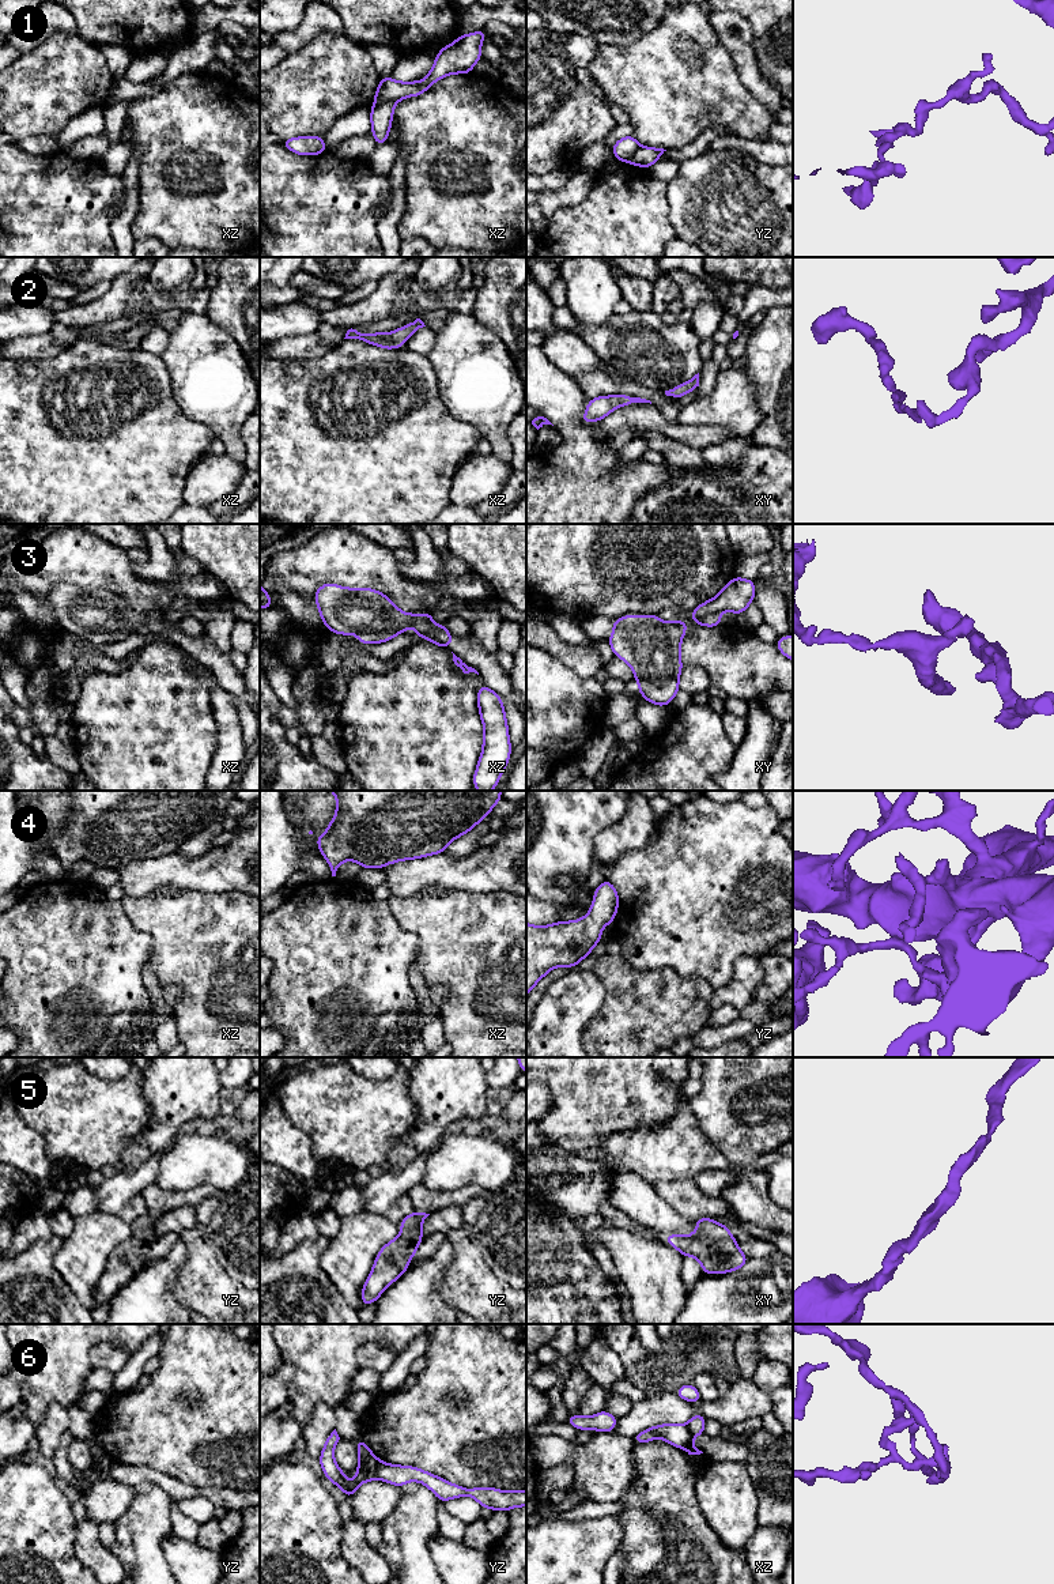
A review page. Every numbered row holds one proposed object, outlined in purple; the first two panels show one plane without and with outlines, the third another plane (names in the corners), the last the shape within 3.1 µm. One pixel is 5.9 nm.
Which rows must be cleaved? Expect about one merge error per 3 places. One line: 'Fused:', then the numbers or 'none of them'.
Fused: 1, 3, 6

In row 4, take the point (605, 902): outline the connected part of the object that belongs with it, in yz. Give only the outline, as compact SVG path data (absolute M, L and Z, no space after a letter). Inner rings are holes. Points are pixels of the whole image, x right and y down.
M604 879L585 917L543 927L526 923L526 996L551 969L575 968L588 957L601 940L602 927L613 923L617 908L617 891Z

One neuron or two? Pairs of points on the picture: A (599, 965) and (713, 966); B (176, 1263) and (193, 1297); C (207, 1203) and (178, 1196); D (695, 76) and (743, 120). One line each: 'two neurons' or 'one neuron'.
A: two neurons
B: two neurons
C: two neurons
D: one neuron

